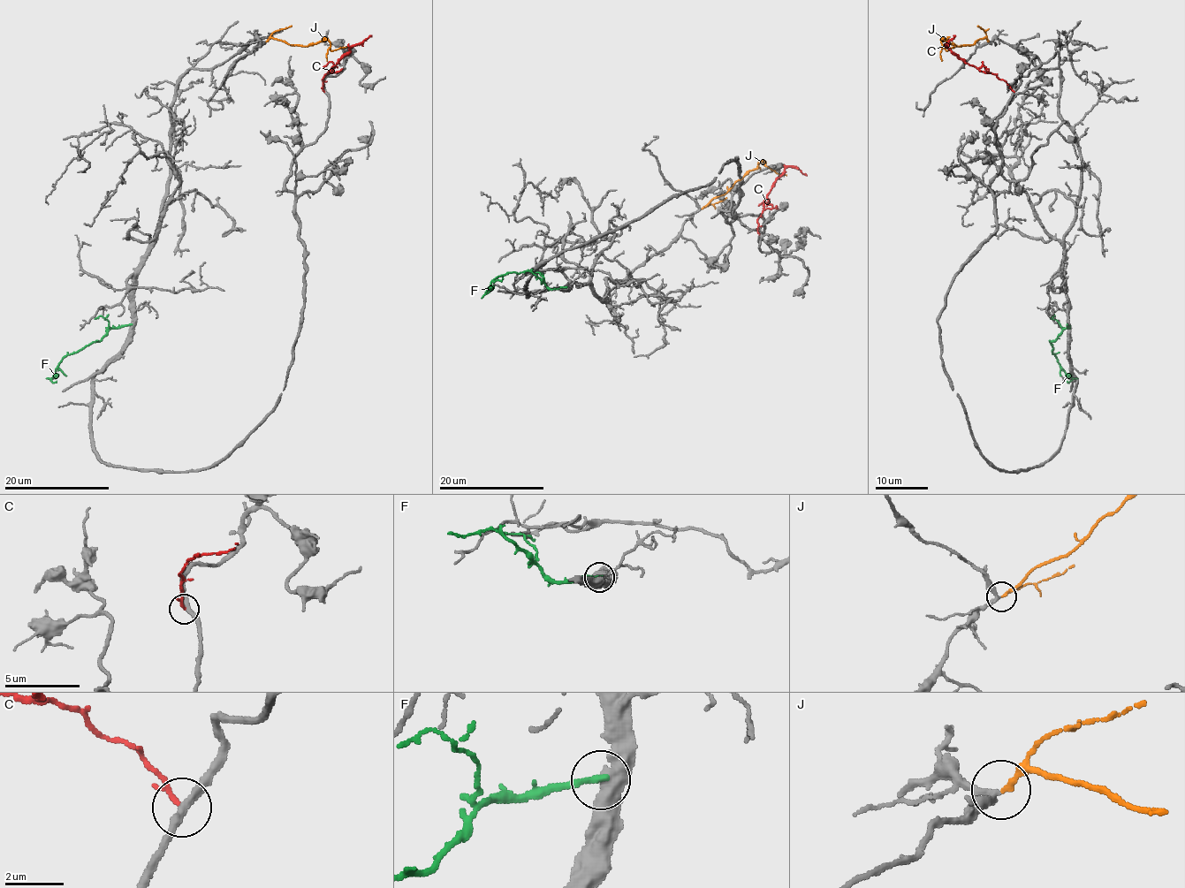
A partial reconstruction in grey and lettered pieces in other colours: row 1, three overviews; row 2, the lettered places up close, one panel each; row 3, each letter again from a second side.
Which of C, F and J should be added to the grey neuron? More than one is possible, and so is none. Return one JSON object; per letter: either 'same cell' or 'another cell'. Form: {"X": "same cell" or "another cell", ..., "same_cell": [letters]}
{"C": "another cell", "F": "another cell", "J": "same cell", "same_cell": ["J"]}

